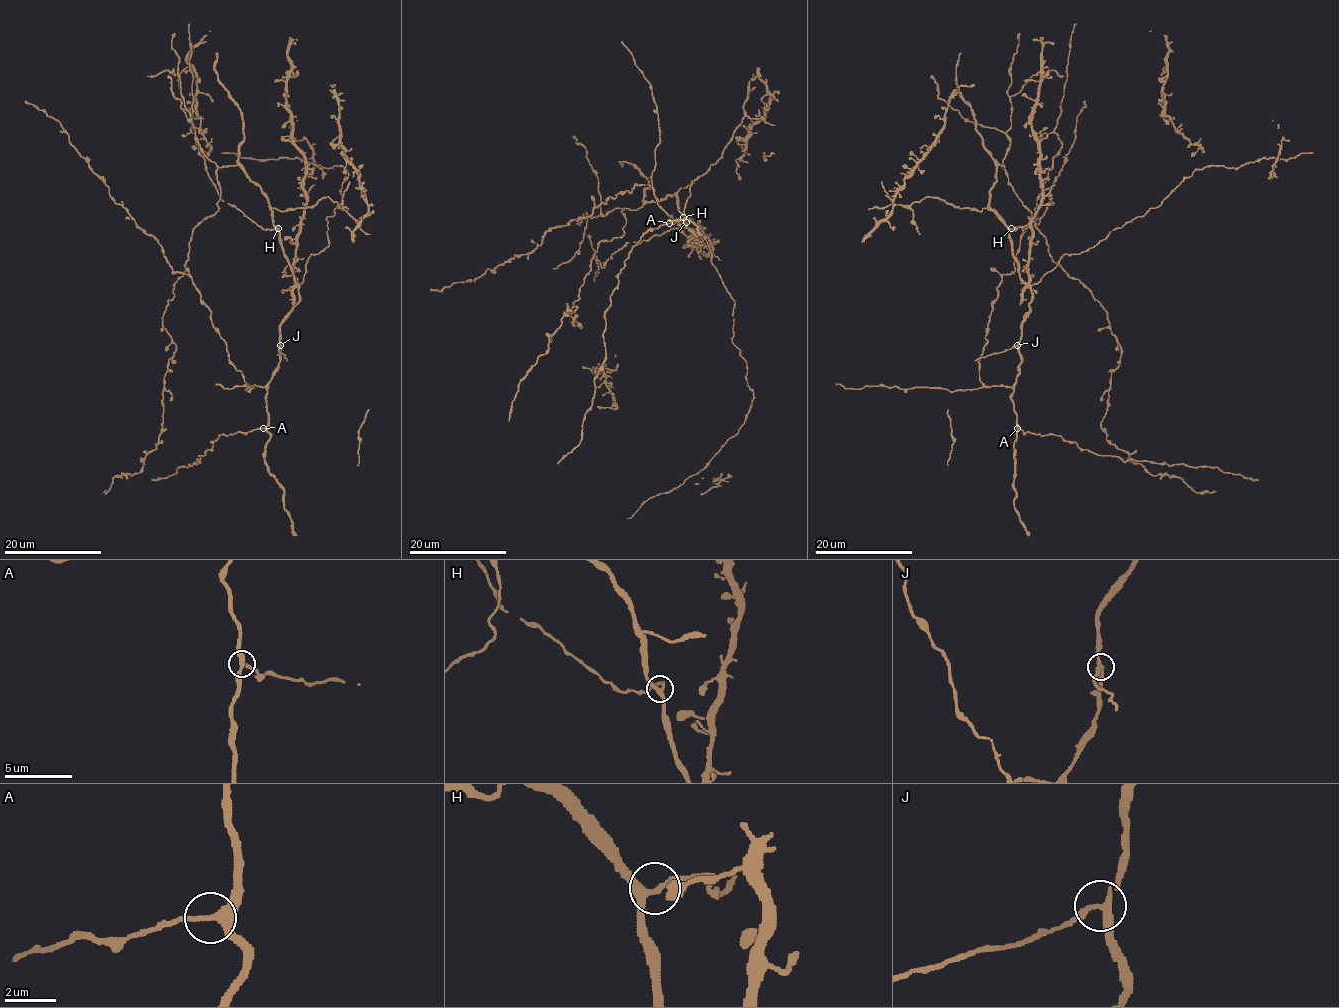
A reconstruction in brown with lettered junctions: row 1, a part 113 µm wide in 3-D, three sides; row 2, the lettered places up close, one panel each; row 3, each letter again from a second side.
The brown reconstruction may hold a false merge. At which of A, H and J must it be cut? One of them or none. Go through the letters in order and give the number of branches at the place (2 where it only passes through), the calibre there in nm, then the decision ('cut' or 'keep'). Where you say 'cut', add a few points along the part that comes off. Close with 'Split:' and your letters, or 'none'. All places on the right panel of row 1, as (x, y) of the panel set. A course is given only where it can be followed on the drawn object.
A: 3 branches meet; 240 nm thick; keep
H: 3 branches meet; 280 nm thick; keep
J: 3 branches meet; 280 nm thick; cut; foreign part runs (1016, 345), (975, 360)
Split: J

